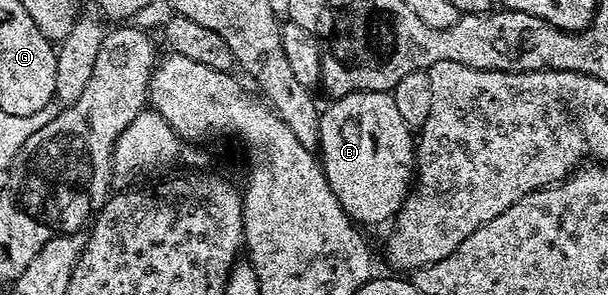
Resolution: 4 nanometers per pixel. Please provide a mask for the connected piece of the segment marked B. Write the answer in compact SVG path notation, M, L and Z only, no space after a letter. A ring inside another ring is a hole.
M384 90L352 92L329 104L331 106L327 110L325 107L318 119L317 153L330 190L351 222L363 227L377 222L389 223L414 180L415 135L396 109L393 93Z

